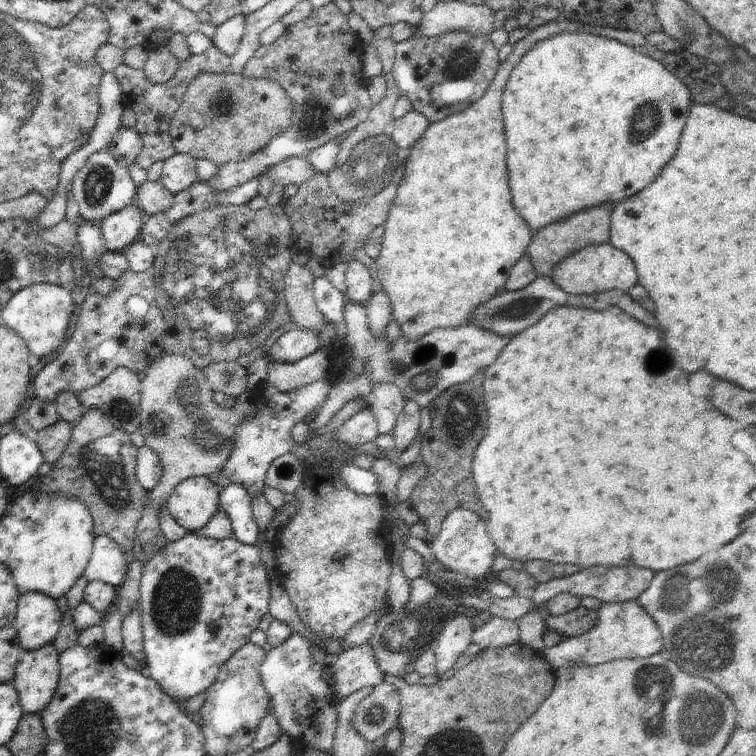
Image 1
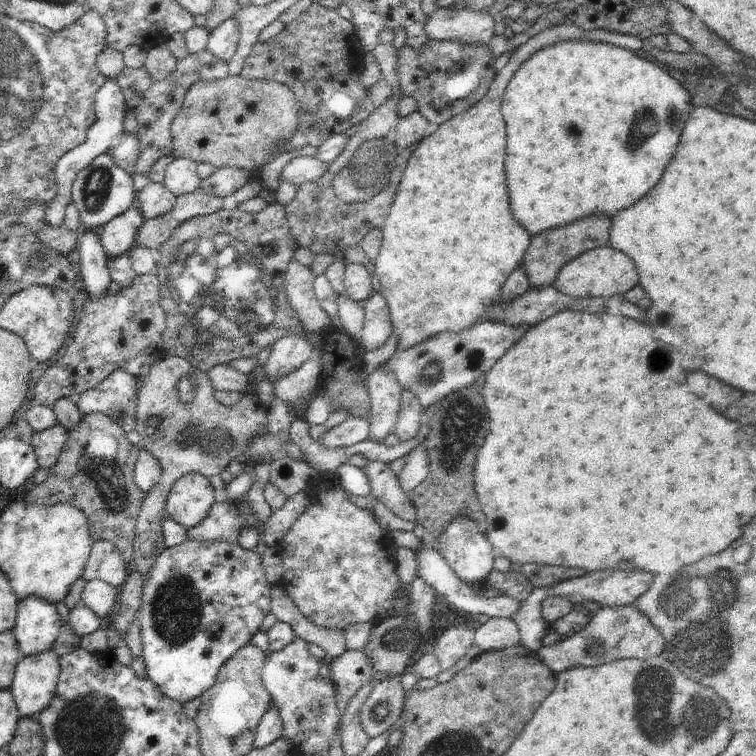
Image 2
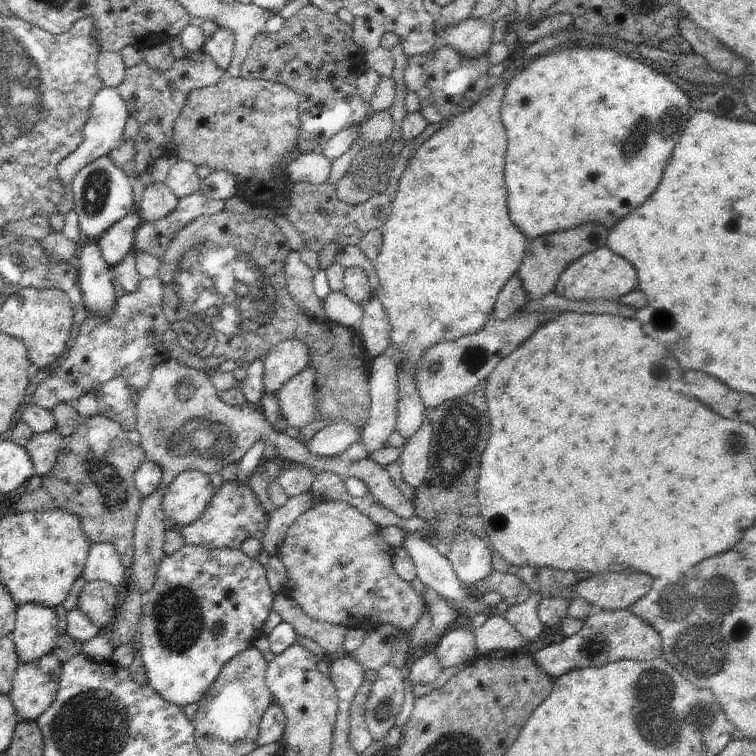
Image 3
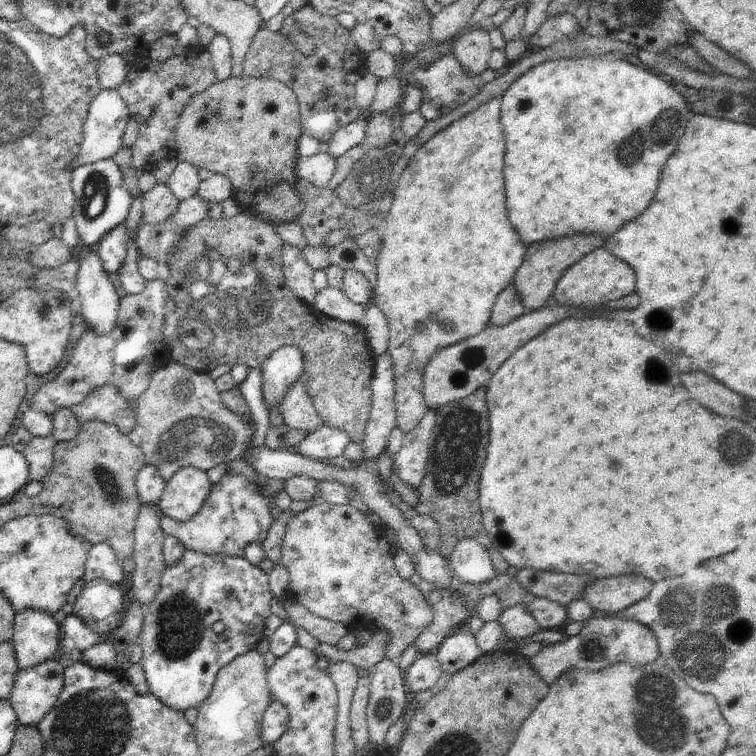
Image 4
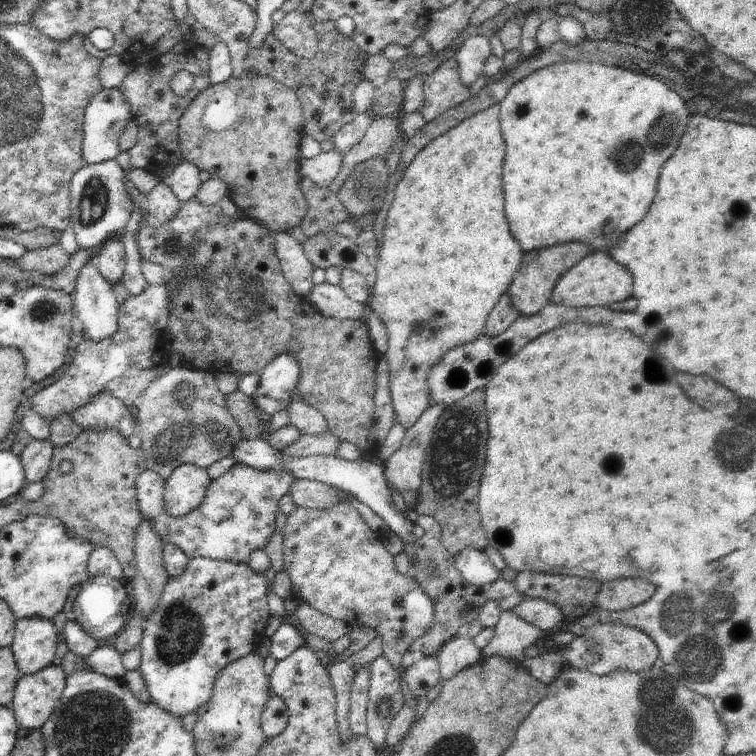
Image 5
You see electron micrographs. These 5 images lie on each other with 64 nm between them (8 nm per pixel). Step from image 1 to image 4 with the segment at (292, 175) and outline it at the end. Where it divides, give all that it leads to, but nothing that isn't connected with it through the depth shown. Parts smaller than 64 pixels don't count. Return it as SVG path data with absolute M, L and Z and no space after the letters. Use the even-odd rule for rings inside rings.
M318 153L297 158L296 178L309 180L319 187L326 187L333 177L337 158L330 153Z

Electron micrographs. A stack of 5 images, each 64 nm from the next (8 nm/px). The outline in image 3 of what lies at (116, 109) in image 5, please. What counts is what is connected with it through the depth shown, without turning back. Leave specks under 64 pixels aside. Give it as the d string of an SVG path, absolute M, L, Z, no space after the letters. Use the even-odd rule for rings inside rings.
M102 87L94 96L89 108L90 116L84 125L84 142L71 152L64 160L58 164L58 176L66 186L71 186L74 175L87 164L109 155L115 148L123 143L123 130L127 123L129 113L126 101L120 96L117 87Z

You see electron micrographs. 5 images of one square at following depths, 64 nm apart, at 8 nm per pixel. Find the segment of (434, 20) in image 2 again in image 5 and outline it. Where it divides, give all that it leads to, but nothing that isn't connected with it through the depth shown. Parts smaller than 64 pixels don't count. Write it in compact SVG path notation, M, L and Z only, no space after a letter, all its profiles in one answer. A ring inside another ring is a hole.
M476 35L466 40L455 54L459 62L460 82L467 87L474 84L482 76L482 69L490 55L490 41L485 36Z

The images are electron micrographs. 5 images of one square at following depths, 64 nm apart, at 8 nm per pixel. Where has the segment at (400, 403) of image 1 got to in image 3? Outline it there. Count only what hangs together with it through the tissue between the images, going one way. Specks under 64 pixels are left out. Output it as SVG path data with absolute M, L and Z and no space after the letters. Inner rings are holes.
M386 352L372 360L369 370L371 407L361 440L367 454L386 446L388 437L397 423L398 366L393 356Z

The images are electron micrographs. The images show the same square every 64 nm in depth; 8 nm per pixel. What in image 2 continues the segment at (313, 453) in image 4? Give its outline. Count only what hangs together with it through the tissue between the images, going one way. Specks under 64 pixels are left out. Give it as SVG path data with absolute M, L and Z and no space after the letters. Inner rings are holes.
M358 417L347 418L339 425L327 430L318 440L326 448L342 448L343 446L352 446L356 442L368 440L369 438L369 418Z

